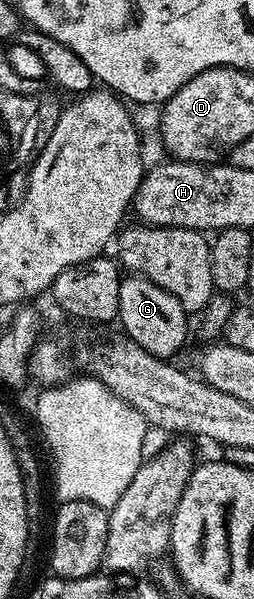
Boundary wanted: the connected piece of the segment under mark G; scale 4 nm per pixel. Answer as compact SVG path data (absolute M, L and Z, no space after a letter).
M128 274L120 281L118 290L118 324L121 324L123 335L129 336L142 350L161 358L172 358L172 355L188 340L189 313L162 286L150 282L145 276Z

